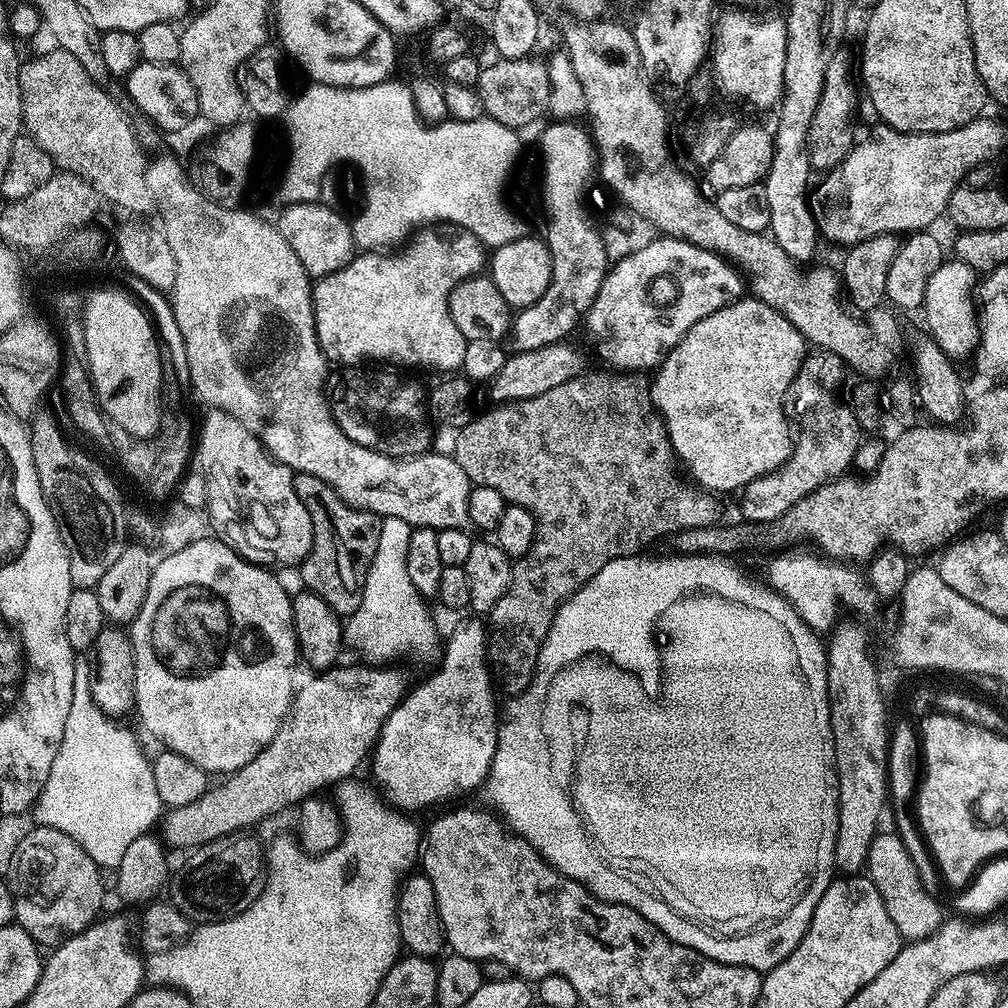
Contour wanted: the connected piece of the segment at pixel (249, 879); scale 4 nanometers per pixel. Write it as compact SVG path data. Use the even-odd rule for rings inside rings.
M247 831L232 832L228 836L211 840L208 844L201 844L199 848L187 853L188 861L177 872L175 869L170 880L170 888L172 884L170 903L188 920L197 925L229 920L238 914L242 914L242 910L249 908L262 894L264 884L268 880L266 848L263 843L260 845L254 837L248 835L252 834Z

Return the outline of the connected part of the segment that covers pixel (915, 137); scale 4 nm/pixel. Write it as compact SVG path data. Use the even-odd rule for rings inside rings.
M977 118L966 126L950 132L899 132L887 124L877 123L877 128L865 140L857 139L846 158L837 168L831 169L820 185L815 185L810 196L812 216L819 235L832 244L853 246L875 236L911 234L933 227L939 216L948 210L948 199L956 188L965 183L968 171L979 164L995 161L1004 144L1004 128L996 120Z

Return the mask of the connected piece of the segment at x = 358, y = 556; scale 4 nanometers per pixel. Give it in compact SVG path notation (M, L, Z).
M298 472L292 481L312 523L312 549L298 568L304 579L303 587L318 594L337 616L350 617L362 602L364 579L372 564L374 550L378 550L381 517L367 508L350 507L330 485L322 482L322 478L314 478L314 474Z

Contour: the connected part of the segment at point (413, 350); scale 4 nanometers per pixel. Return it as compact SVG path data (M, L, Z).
M424 230L419 236L414 244L409 243L403 249L404 256L360 254L342 270L319 277L313 283L312 309L318 346L333 365L360 366L368 362L364 360L385 360L388 366L405 364L408 368L433 368L444 372L440 374L463 369L468 341L462 330L454 326L454 318L448 316L448 299L458 282L481 271L482 245L476 236L463 230Z

